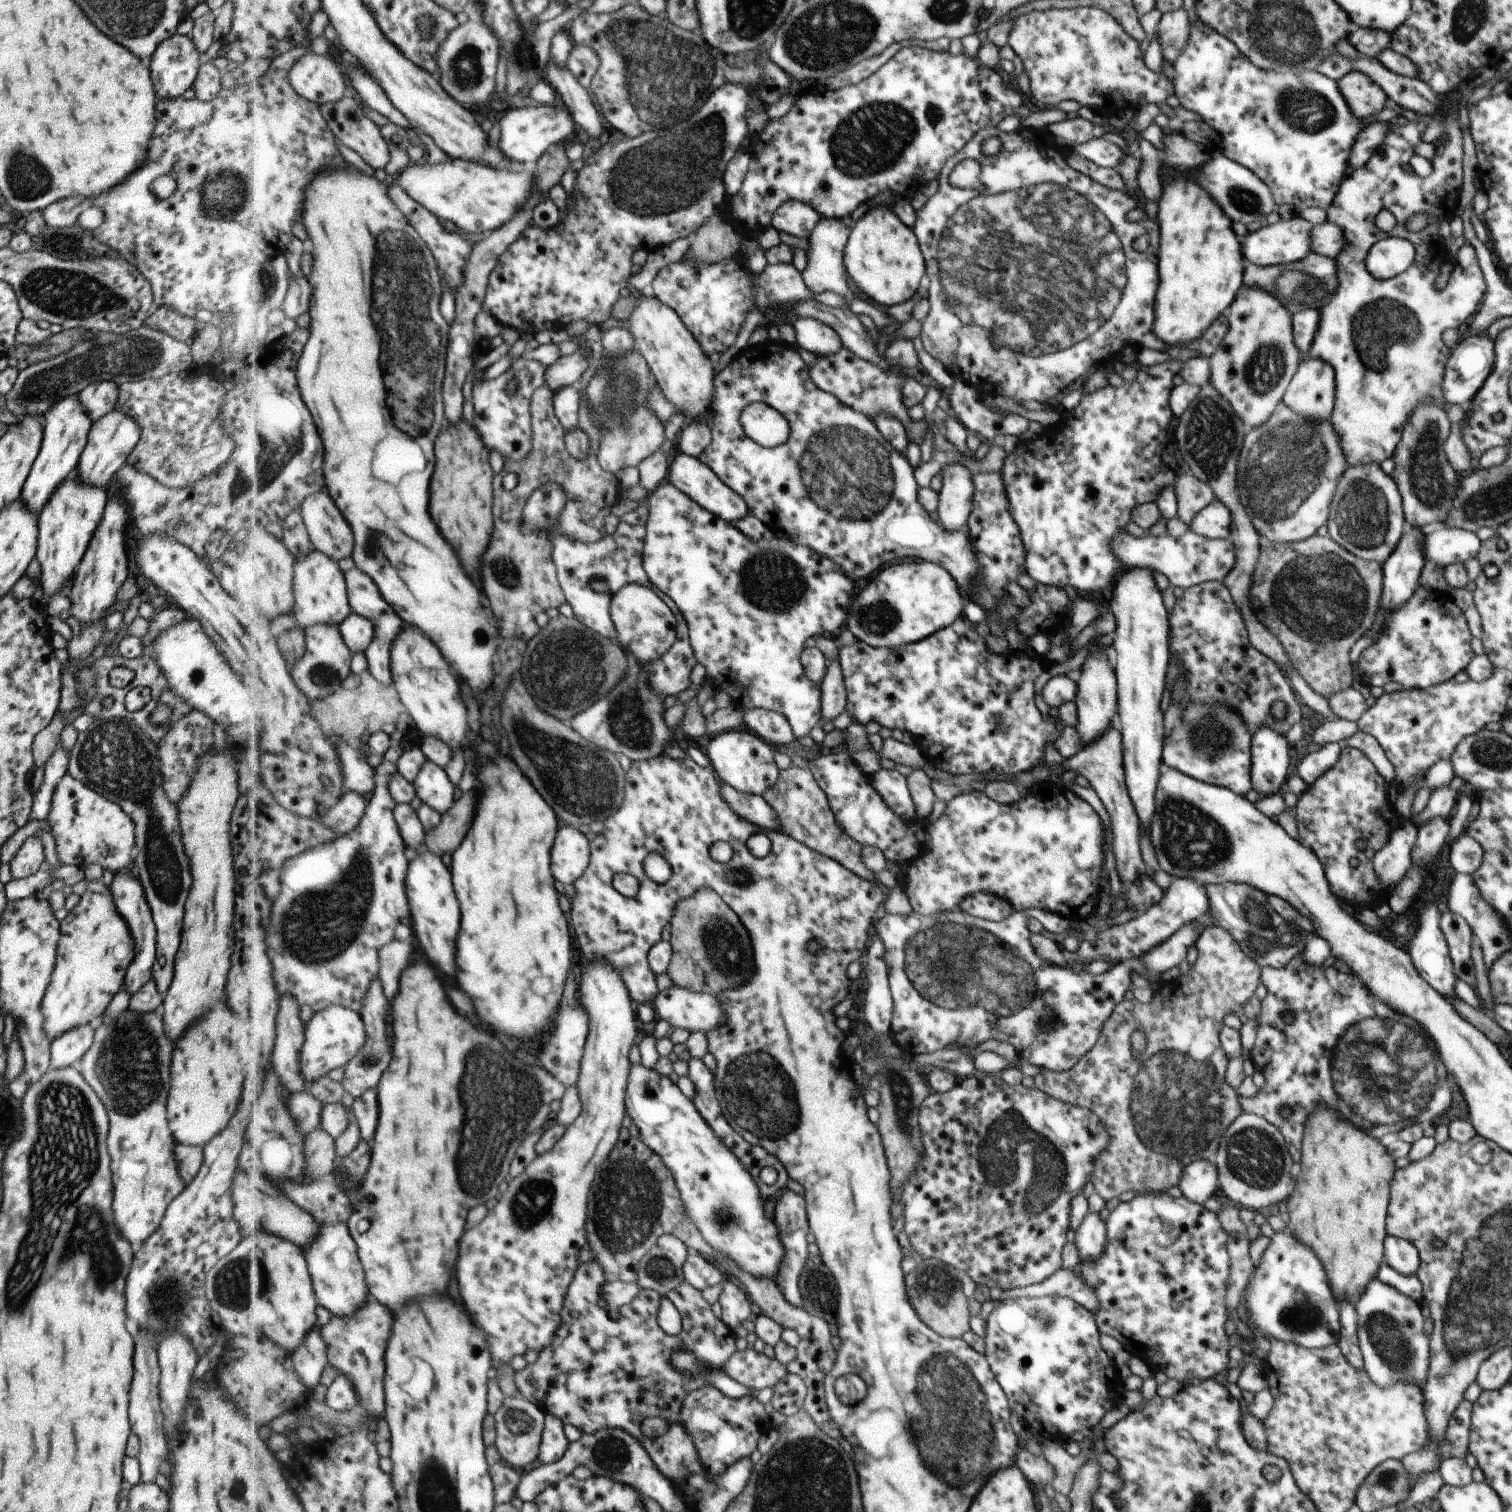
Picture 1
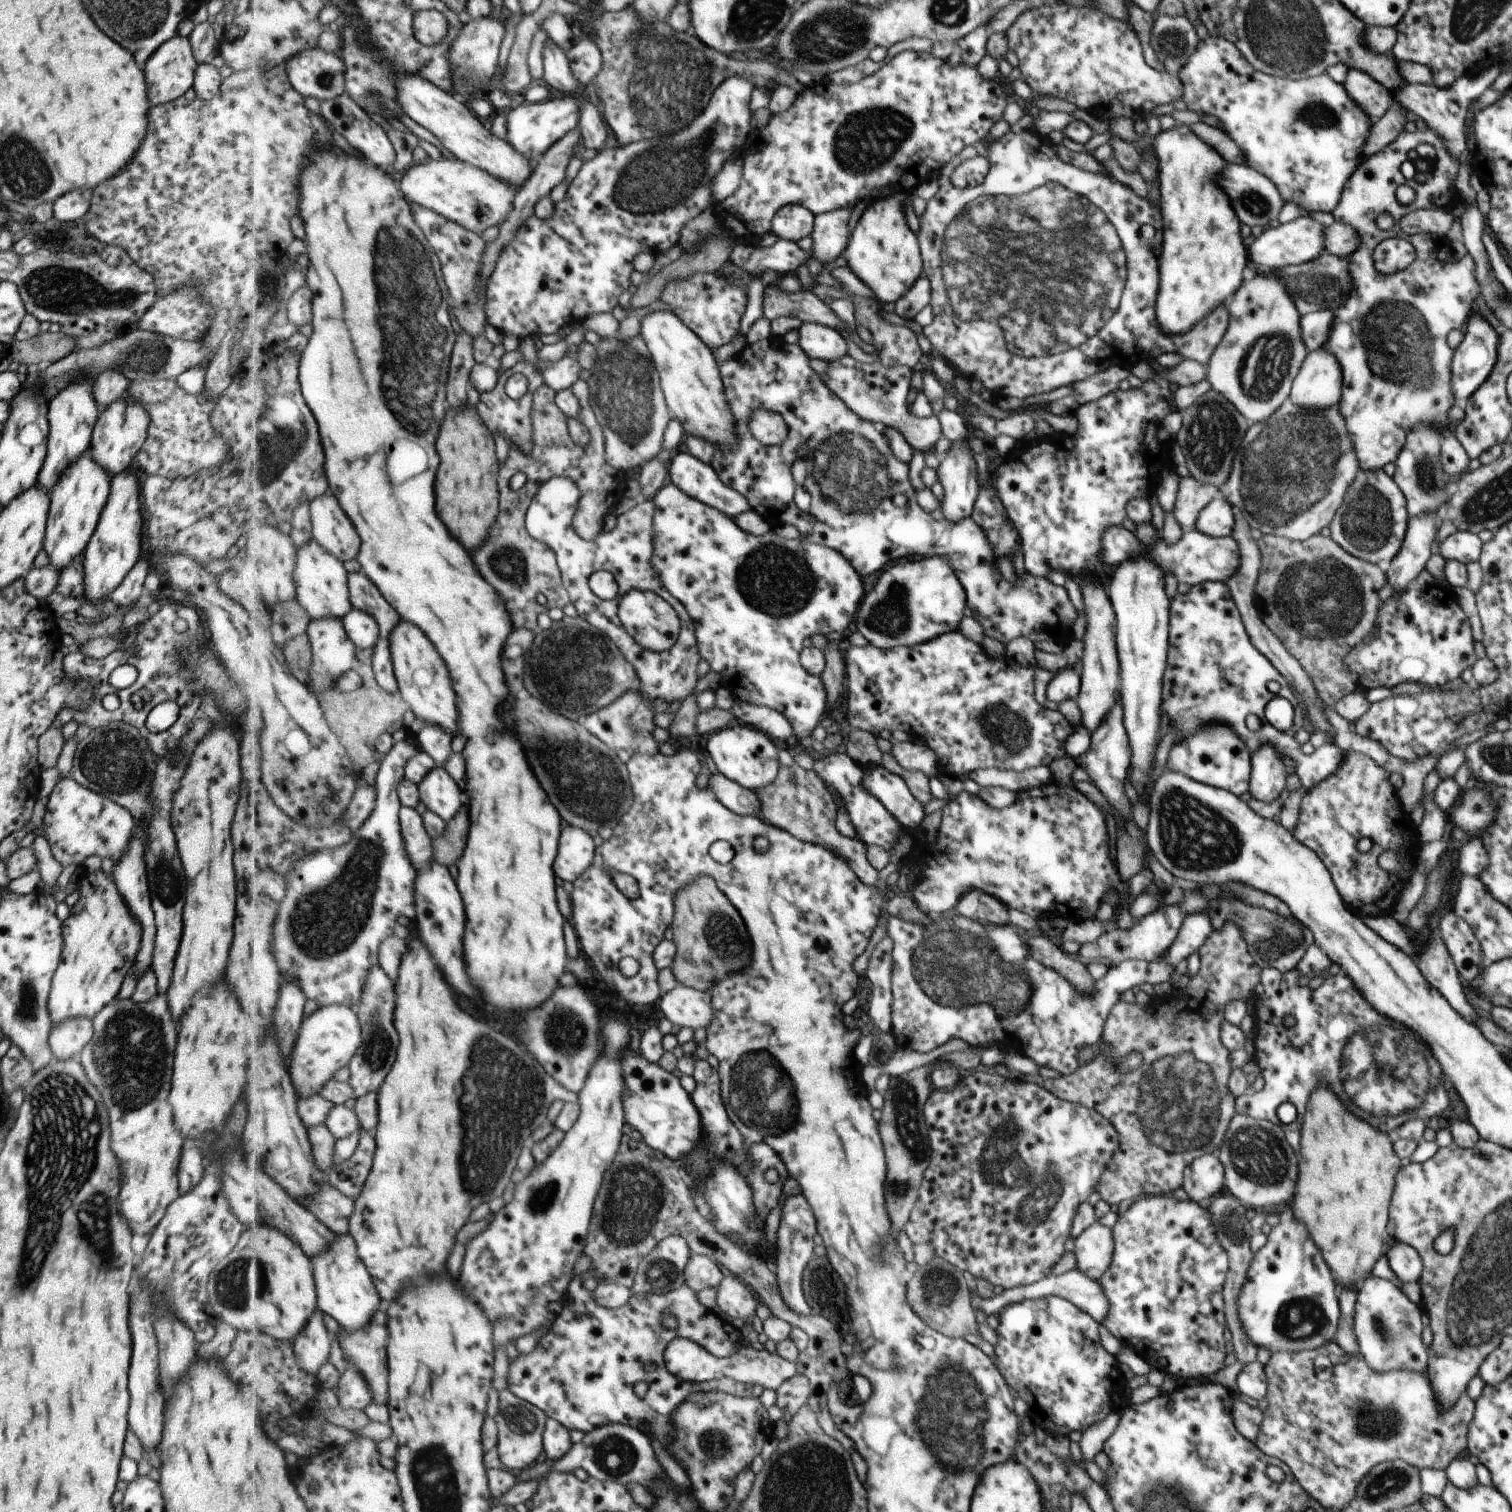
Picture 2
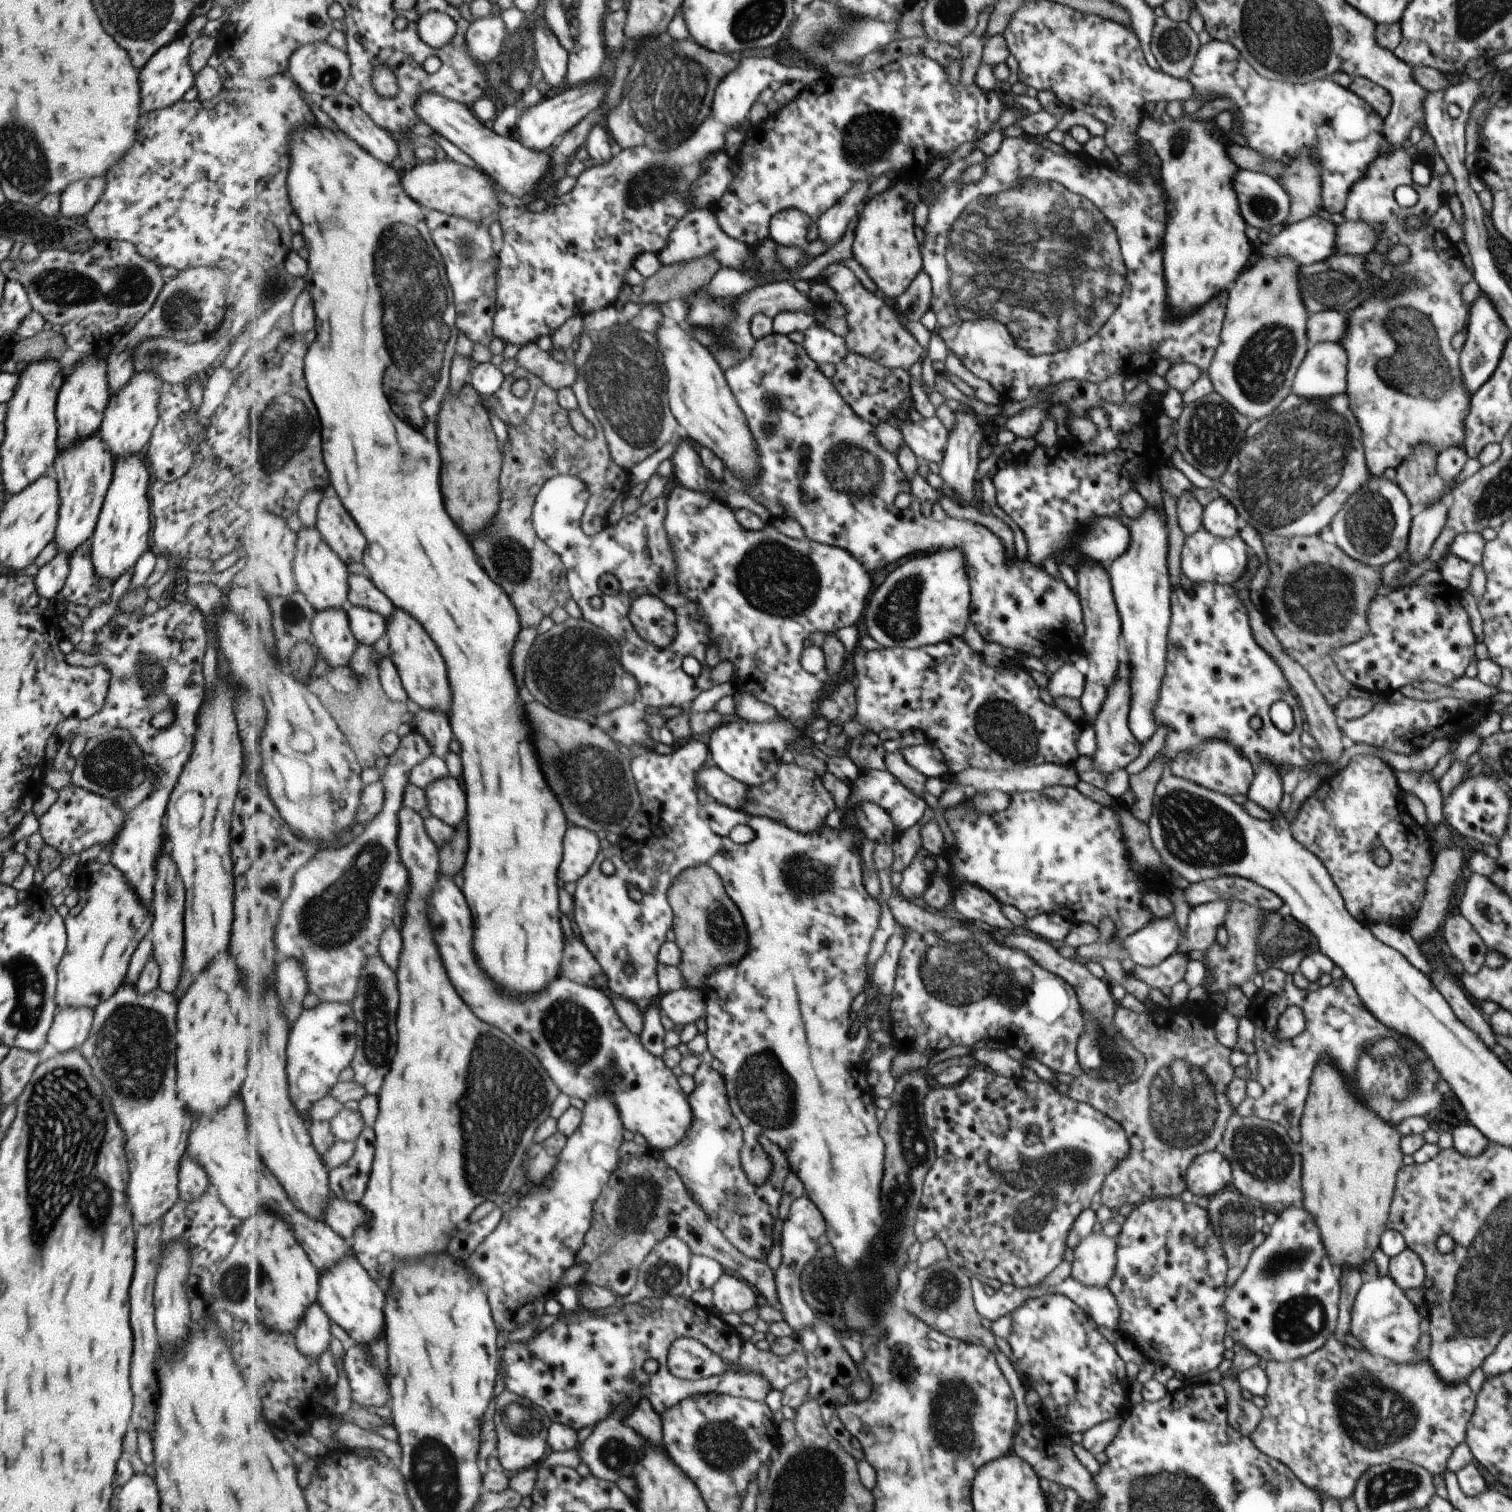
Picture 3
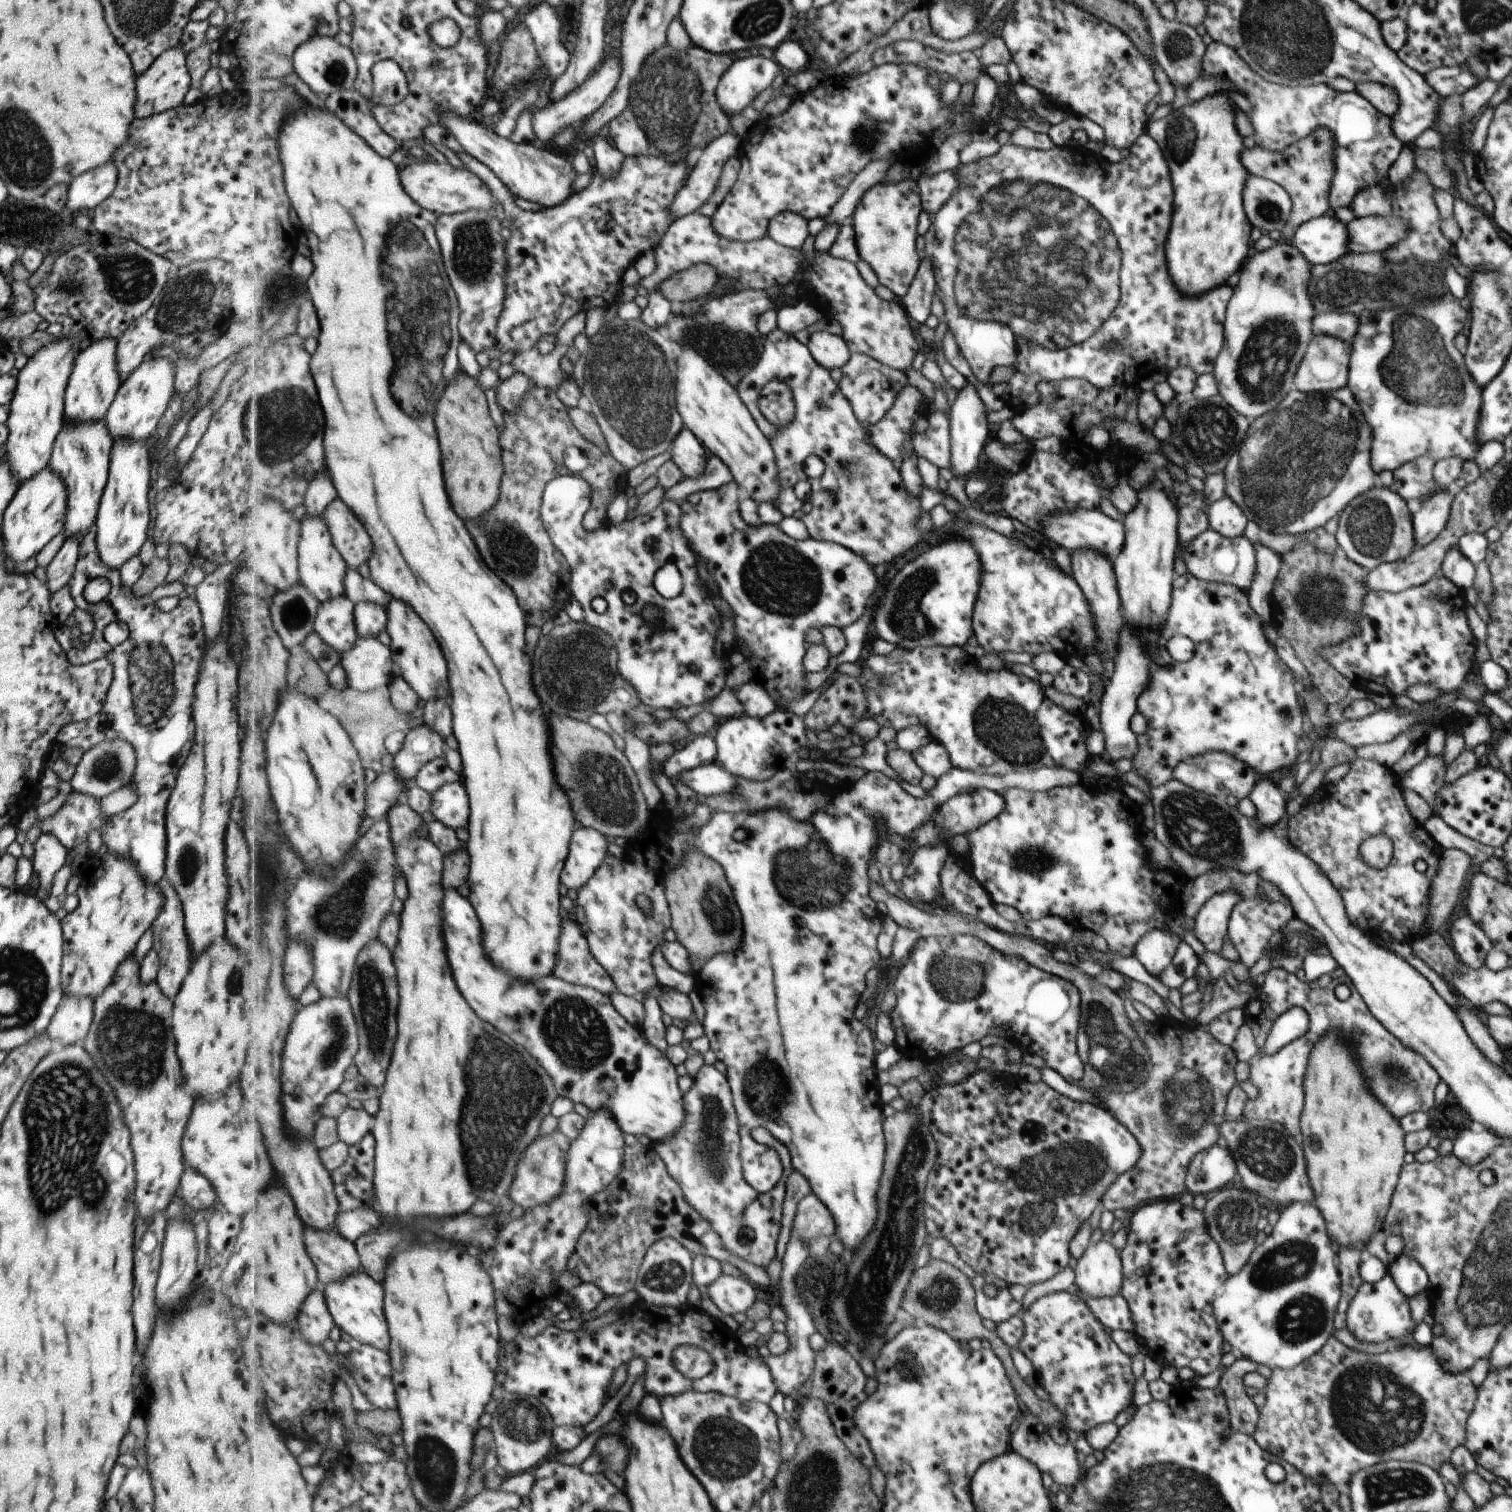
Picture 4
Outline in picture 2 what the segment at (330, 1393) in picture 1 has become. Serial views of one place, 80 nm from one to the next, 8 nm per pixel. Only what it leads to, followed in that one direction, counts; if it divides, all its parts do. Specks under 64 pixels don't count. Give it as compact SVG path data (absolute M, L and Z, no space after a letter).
M349 1364L349 1368L339 1376L333 1391L338 1406L342 1408L361 1410L373 1403L371 1384L355 1364Z

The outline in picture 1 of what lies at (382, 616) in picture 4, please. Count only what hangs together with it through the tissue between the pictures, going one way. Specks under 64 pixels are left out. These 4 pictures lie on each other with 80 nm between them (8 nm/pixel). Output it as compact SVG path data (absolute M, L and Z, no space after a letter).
M353 612L340 624L340 632L353 654L356 652L365 654L374 641L376 628L371 619Z

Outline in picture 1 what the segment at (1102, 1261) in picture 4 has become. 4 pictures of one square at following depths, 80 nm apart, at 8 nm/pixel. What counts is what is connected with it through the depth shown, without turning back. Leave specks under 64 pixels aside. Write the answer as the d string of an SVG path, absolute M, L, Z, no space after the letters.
M1088 1210L1081 1224L1073 1231L1071 1241L1081 1261L1093 1263L1104 1251L1106 1228L1097 1213Z

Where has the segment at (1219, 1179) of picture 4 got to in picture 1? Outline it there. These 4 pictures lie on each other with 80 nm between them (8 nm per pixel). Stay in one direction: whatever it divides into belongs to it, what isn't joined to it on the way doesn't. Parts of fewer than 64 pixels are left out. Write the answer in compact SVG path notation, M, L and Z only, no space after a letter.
M1207 1159L1193 1161L1184 1168L1177 1187L1187 1200L1203 1204L1219 1190L1215 1165Z

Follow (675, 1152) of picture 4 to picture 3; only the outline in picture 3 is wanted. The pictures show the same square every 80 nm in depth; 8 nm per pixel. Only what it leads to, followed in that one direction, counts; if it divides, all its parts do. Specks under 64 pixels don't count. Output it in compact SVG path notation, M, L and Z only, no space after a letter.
M702 1063L695 1074L696 1091L693 1093L692 1108L696 1114L692 1134L683 1140L680 1147L669 1152L662 1152L667 1164L681 1174L685 1184L689 1184L689 1192L693 1192L693 1200L701 1204L707 1212L717 1214L717 1224L727 1240L743 1252L745 1256L766 1261L775 1244L773 1226L779 1218L779 1205L784 1192L784 1185L789 1177L791 1164L785 1152L767 1142L767 1154L773 1160L773 1172L763 1186L756 1186L743 1172L741 1148L744 1144L744 1133L739 1120L732 1112L728 1100L728 1089L724 1076L710 1064Z

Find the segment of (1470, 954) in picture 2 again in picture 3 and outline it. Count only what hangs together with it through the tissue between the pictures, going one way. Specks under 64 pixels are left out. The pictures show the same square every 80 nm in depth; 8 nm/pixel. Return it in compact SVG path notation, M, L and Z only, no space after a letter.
M1449 916L1441 924L1443 944L1459 964L1465 975L1476 974L1482 968L1488 952L1483 940L1475 934L1463 916Z

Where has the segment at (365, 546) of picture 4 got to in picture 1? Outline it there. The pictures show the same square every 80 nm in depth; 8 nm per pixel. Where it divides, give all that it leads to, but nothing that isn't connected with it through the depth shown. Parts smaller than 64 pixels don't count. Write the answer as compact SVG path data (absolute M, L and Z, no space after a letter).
M325 492L312 494L304 500L302 512L313 548L336 561L354 555L356 537L344 513Z

